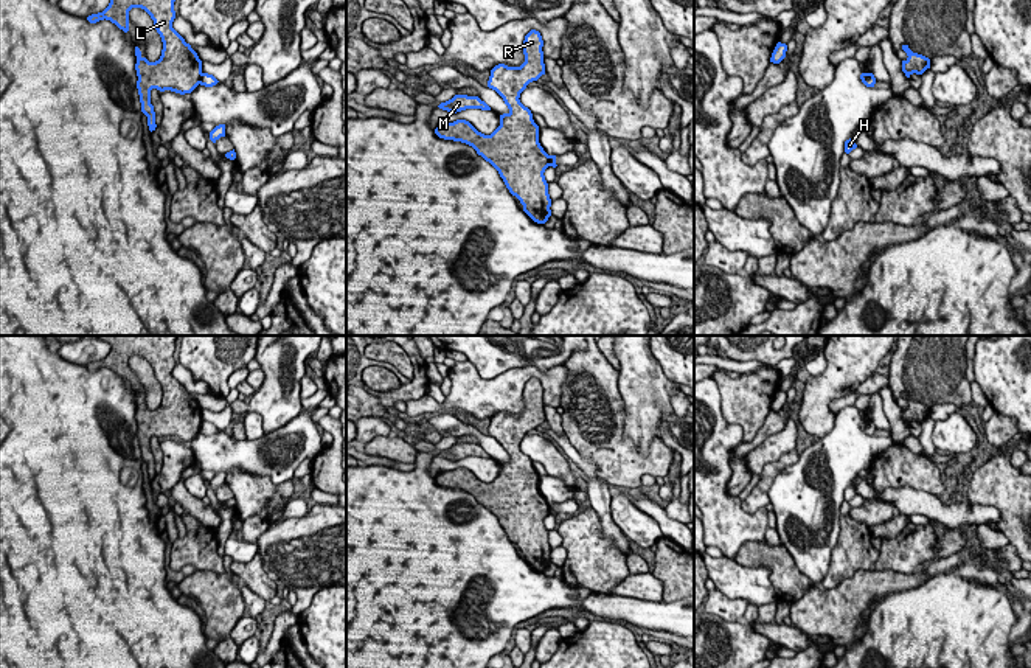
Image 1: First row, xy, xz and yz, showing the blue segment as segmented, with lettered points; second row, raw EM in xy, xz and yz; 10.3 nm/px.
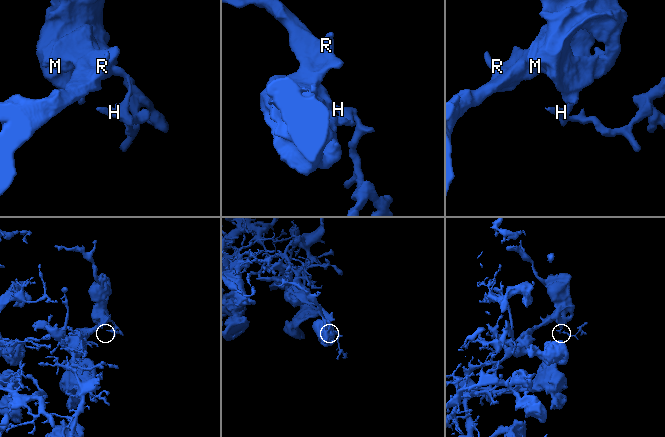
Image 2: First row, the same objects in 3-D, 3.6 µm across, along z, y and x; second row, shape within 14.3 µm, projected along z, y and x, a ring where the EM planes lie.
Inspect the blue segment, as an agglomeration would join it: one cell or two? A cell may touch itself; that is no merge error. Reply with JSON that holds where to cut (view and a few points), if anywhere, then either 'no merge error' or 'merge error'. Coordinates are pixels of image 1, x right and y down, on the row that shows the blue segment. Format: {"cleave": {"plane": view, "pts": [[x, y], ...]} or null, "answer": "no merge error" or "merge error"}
{"cleave": {"plane": "xy", "pts": [[202, 73], [199, 83]]}, "answer": "merge error"}

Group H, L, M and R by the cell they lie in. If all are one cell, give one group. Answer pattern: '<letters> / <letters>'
H / L M R

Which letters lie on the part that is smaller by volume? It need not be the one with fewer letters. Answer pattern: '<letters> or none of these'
H

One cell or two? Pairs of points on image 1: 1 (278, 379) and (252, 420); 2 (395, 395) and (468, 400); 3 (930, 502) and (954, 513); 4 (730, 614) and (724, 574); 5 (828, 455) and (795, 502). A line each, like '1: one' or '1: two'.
1: two
2: two
3: one
4: two
5: one

